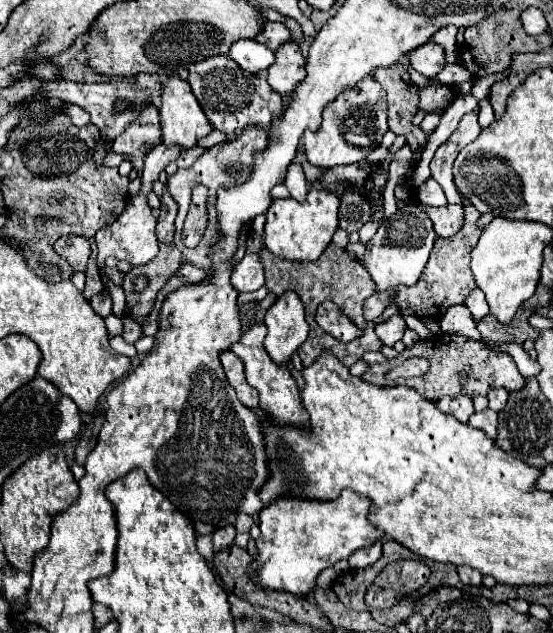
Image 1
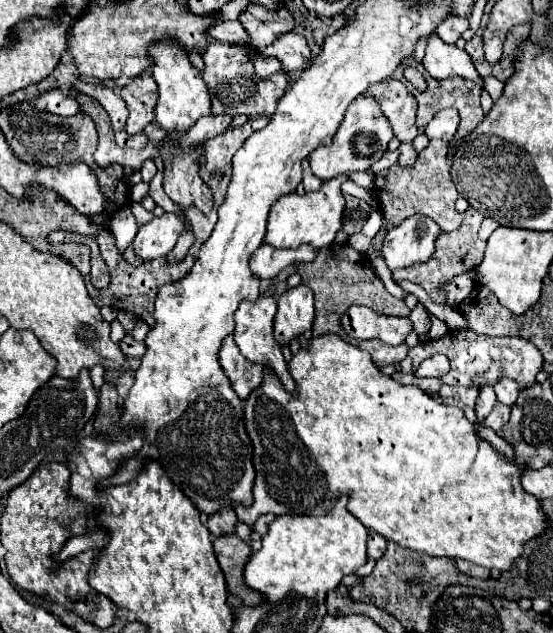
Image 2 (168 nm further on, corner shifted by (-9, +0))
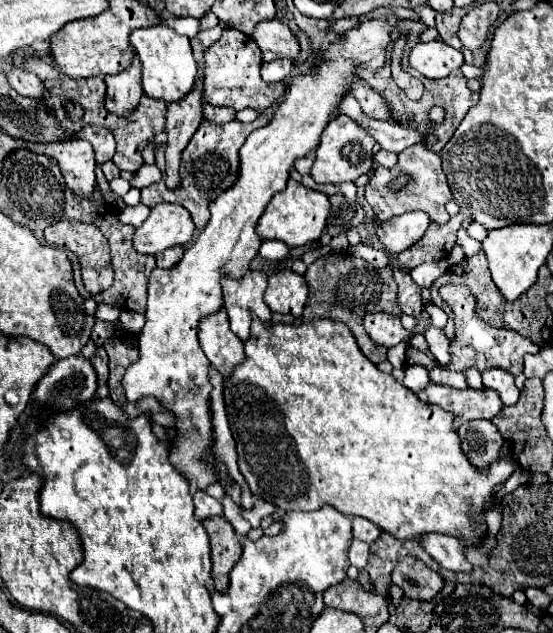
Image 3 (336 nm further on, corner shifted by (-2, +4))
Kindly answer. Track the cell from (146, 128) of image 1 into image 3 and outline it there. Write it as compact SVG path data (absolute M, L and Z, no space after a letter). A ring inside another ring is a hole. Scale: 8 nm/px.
M134 56L130 68L106 76L104 78L108 90L106 90L106 110L110 114L116 114L120 118L126 118L128 114L132 114L132 110L136 110L136 106L140 104L140 98L144 96L142 86L140 86L140 60Z

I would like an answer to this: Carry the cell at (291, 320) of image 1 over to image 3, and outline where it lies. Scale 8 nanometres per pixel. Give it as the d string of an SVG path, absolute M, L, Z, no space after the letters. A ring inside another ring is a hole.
M292 270L274 274L268 280L268 288L264 294L264 302L272 312L292 314L296 318L302 316L306 298L308 298L306 280Z

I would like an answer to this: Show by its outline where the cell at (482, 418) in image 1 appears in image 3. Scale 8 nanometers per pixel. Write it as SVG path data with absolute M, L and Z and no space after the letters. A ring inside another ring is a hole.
M428 384L422 392L416 392L416 396L424 402L438 404L445 410L454 412L454 428L459 428L466 420L484 418L492 420L504 404L500 402L498 394L494 390L456 390L451 386L440 386L440 384Z

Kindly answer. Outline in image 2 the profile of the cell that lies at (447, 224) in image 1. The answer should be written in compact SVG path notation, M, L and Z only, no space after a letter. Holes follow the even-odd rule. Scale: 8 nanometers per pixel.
M431 140L429 146L423 152L419 152L419 156L411 168L395 164L393 168L375 174L375 186L373 186L375 198L379 202L383 216L387 218L387 222L391 226L399 226L407 216L413 216L413 214L429 216L431 220L435 220L439 224L439 228L443 232L451 232L461 226L463 216L459 212L455 212L455 200L459 194L457 194L455 184L449 174L447 154L449 154L447 142Z

